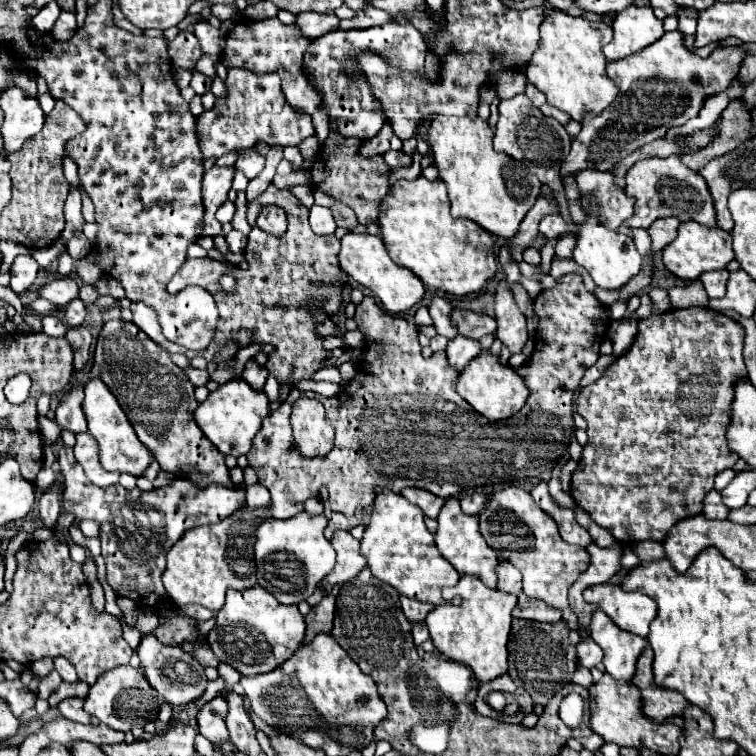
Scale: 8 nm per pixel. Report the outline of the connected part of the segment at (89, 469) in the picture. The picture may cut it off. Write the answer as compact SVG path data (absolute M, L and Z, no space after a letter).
M84 432L84 434L76 434L76 440L78 440L78 442L76 442L76 446L74 446L74 456L76 456L76 460L82 464L86 476L90 478L90 482L96 484L96 486L100 486L100 488L118 484L120 474L108 472L108 470L104 470L104 466L100 464L98 444L94 442L94 436L90 436L88 432Z

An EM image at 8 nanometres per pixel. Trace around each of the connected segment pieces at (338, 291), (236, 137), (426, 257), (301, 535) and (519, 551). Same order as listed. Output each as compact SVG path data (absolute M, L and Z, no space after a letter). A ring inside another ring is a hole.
M270 184L264 194L260 194L254 202L248 204L248 220L252 222L252 232L244 250L246 268L242 268L240 264L212 258L188 258L178 268L178 272L168 284L170 294L176 294L186 286L196 284L206 288L220 308L216 336L206 350L198 352L208 362L218 360L224 346L228 346L230 342L234 342L238 350L250 344L270 342L274 350L268 354L266 370L276 376L280 384L290 384L292 388L300 380L310 380L324 366L324 338L316 332L316 328L326 318L338 314L344 302L344 282L340 280L338 261L340 240L334 234L314 234L310 230L308 212L310 210L292 194L290 188L280 190ZM270 204L280 206L286 212L288 230L282 236L274 236L254 226L254 210L262 210L262 206ZM224 270L230 270L236 276L238 286L232 294L222 292L218 284L218 278Z
M228 70L224 86L228 94L224 98L216 98L214 108L202 112L196 118L196 134L204 160L218 158L228 152L248 150L258 142L266 142L270 146L294 146L314 136L312 118L292 110L286 104L278 74L258 76L250 70Z
M422 174L416 180L398 180L392 186L390 196L382 200L380 208L380 228L382 228L382 240L390 250L390 256L396 264L410 268L422 282L430 288L442 290L446 296L466 296L478 292L498 270L496 254L494 254L494 240L492 234L482 230L472 220L464 218L452 218L450 214L450 200L446 194L446 186L442 180L428 180Z
M308 512L296 514L286 520L268 518L256 532L254 558L258 584L268 590L282 604L298 604L306 600L318 586L318 582L334 568L334 548L324 538L328 520L324 514L312 516Z
M516 486L492 492L490 502L478 514L478 518L480 534L484 536L488 546L494 548L500 558L510 560L522 572L524 592L532 598L544 600L552 608L558 608L568 626L578 628L576 614L570 610L568 604L568 588L588 568L588 552L582 550L582 546L572 546L564 542L558 534L556 522L542 508L536 506L536 502L526 490Z

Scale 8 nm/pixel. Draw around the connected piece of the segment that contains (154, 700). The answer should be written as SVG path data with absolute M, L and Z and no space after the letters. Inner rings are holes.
M118 666L102 674L96 684L90 686L90 694L84 698L84 710L114 730L140 732L146 722L156 720L158 716L158 694L140 670L132 666Z

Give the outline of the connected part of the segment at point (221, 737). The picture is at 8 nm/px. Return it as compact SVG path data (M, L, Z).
M216 696L198 712L198 730L214 744L222 744L228 740L226 734L226 698Z

